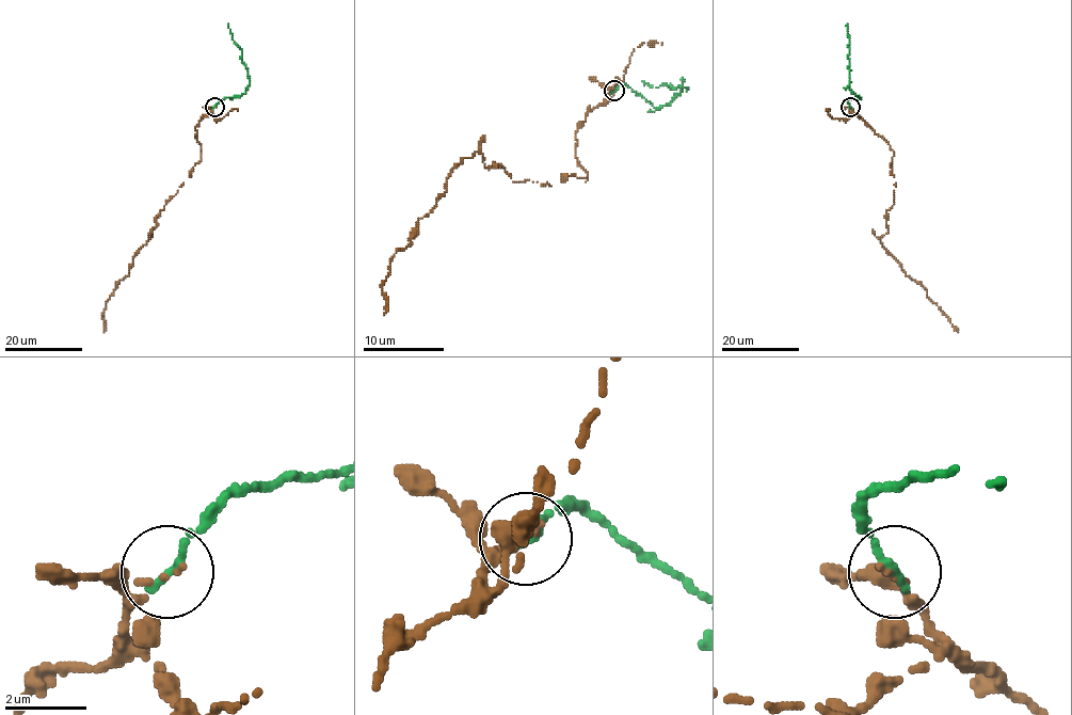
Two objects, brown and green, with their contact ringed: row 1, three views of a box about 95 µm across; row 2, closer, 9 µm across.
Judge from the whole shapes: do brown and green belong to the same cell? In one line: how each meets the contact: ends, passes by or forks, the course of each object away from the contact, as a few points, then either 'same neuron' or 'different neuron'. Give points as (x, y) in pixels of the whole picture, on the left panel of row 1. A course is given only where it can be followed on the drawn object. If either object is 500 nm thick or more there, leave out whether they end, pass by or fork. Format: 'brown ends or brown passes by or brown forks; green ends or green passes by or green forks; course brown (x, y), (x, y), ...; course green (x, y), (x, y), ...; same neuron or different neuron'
brown passes by; green ends; course brown (213, 108), (195, 128), (201, 161), (160, 211), (148, 239), (133, 256), (128, 274), (106, 302), (104, 332); course green (213, 107), (220, 100), (245, 91), (250, 83), (241, 49), (233, 38), (228, 24); same neuron

